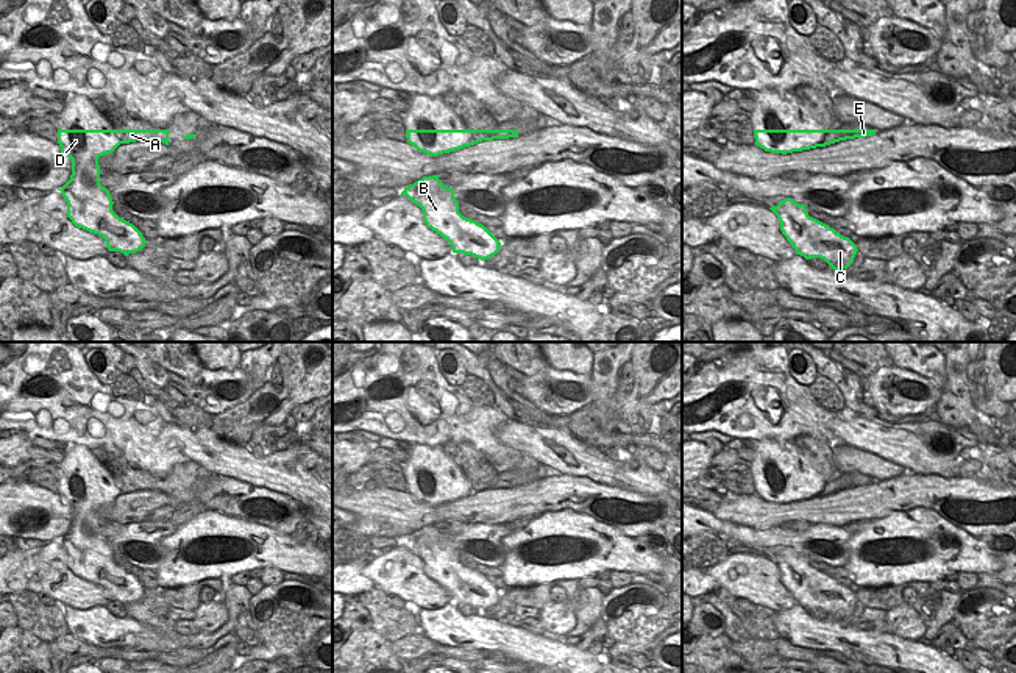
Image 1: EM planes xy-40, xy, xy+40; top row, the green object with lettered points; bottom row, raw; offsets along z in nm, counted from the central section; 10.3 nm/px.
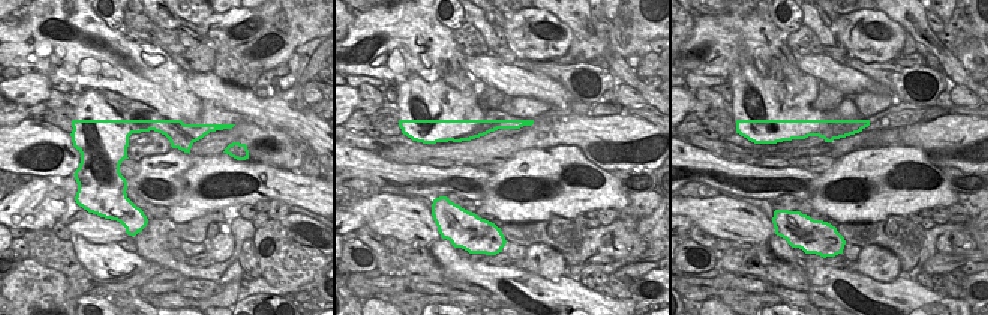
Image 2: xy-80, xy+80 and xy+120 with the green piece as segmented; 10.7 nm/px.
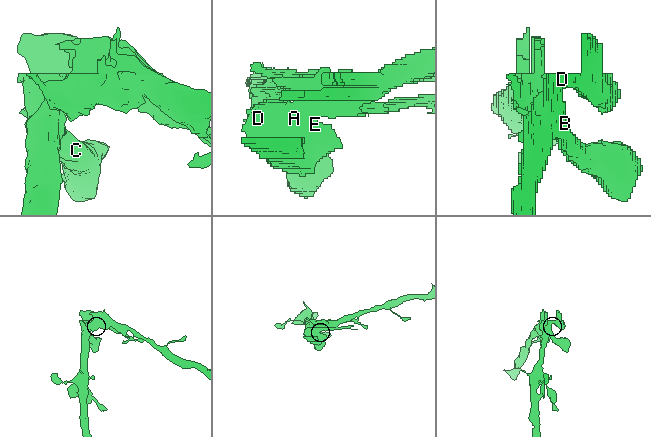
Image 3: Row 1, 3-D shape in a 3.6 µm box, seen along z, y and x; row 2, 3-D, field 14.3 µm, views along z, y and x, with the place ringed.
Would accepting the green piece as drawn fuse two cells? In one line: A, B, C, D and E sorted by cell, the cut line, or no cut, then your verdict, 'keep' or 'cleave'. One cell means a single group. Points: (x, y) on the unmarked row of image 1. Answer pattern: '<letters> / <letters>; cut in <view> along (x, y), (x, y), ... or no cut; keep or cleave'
A / B C D E; cut in xy along (512, 480), (509, 484), (484, 486), (481, 483); cleave

